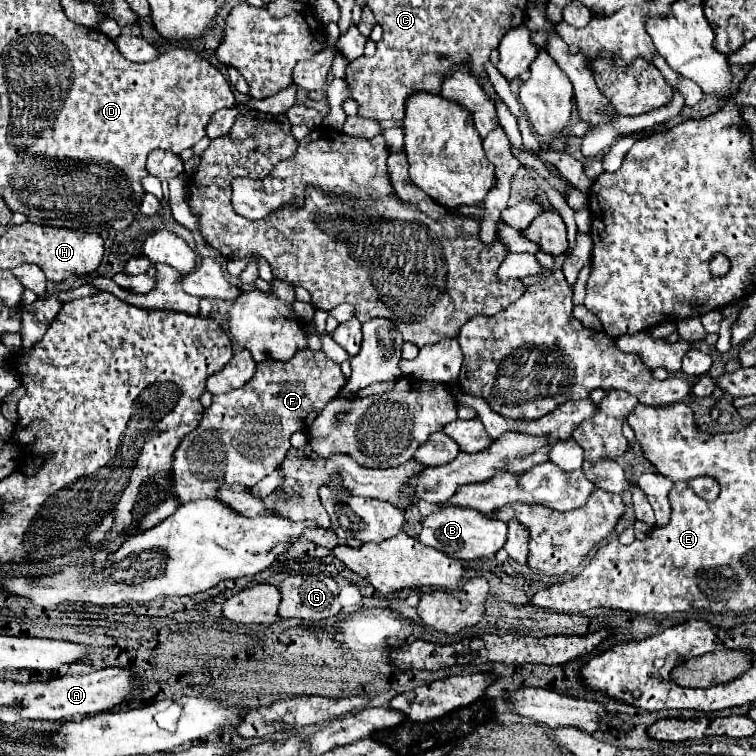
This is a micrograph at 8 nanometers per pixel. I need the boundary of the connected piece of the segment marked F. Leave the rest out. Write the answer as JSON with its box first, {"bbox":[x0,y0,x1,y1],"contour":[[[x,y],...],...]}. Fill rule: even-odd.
{"bbox":[172,350,346,504],"contour":[[[300,350],[290,362],[264,360],[256,364],[252,382],[246,386],[212,396],[212,406],[204,410],[204,416],[194,432],[190,432],[174,452],[172,466],[172,490],[180,504],[194,502],[200,498],[212,498],[218,492],[220,484],[240,484],[246,488],[256,486],[264,476],[274,472],[290,448],[290,436],[300,430],[308,430],[310,422],[320,414],[320,410],[338,394],[346,384],[346,378],[340,366],[330,360],[324,352]]]}

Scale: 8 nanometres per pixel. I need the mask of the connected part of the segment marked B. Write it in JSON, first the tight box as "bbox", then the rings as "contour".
{"bbox":[418,506,508,560],"contour":[[[454,506],[436,510],[422,522],[422,526],[424,528],[418,540],[456,560],[476,560],[476,558],[494,556],[504,546],[508,534],[508,526],[504,522],[492,520],[470,508],[454,508]]]}

